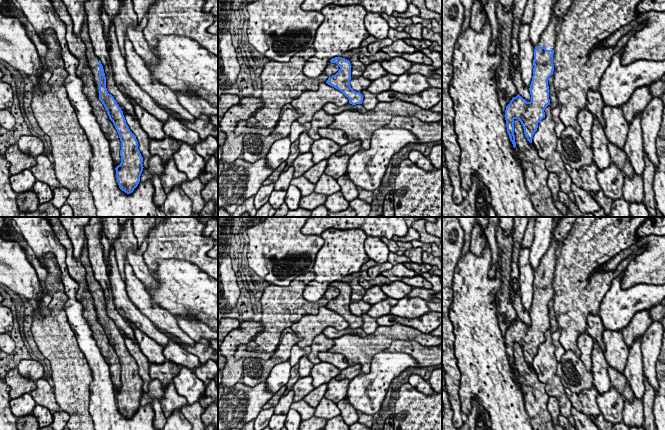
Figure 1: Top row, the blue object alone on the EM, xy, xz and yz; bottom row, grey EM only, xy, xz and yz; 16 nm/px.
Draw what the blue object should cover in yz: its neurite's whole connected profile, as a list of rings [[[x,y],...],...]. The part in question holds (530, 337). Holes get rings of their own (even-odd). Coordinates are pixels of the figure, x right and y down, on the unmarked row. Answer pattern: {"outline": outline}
{"outline": [[[551,237],[549,249],[542,257],[534,274],[533,300],[529,312],[531,325],[527,326],[519,318],[506,330],[505,344],[507,356],[513,371],[516,371],[514,344],[518,343],[524,353],[527,364],[532,367],[538,347],[545,342],[545,332],[550,329],[548,303],[553,299],[553,278],[556,265],[556,251],[559,243]]]}

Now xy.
{"outline": [[[87,240],[81,252],[80,261],[86,270],[89,292],[94,300],[99,324],[105,331],[109,343],[113,346],[121,365],[121,387],[115,392],[119,412],[130,418],[138,410],[143,395],[143,381],[138,373],[136,360],[130,355],[123,335],[106,312],[106,301],[99,282],[95,279],[89,260]]]}

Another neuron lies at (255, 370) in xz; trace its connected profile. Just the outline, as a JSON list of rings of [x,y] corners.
[[[290,327],[285,328],[281,333],[277,349],[268,360],[255,357],[244,359],[241,381],[249,387],[255,387],[257,384],[265,382],[275,365],[289,360],[291,348],[299,341],[301,338]]]

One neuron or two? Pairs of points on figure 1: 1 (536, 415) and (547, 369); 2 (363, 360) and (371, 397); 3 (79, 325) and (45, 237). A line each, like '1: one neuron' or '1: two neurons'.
1: two neurons
2: two neurons
3: one neuron

